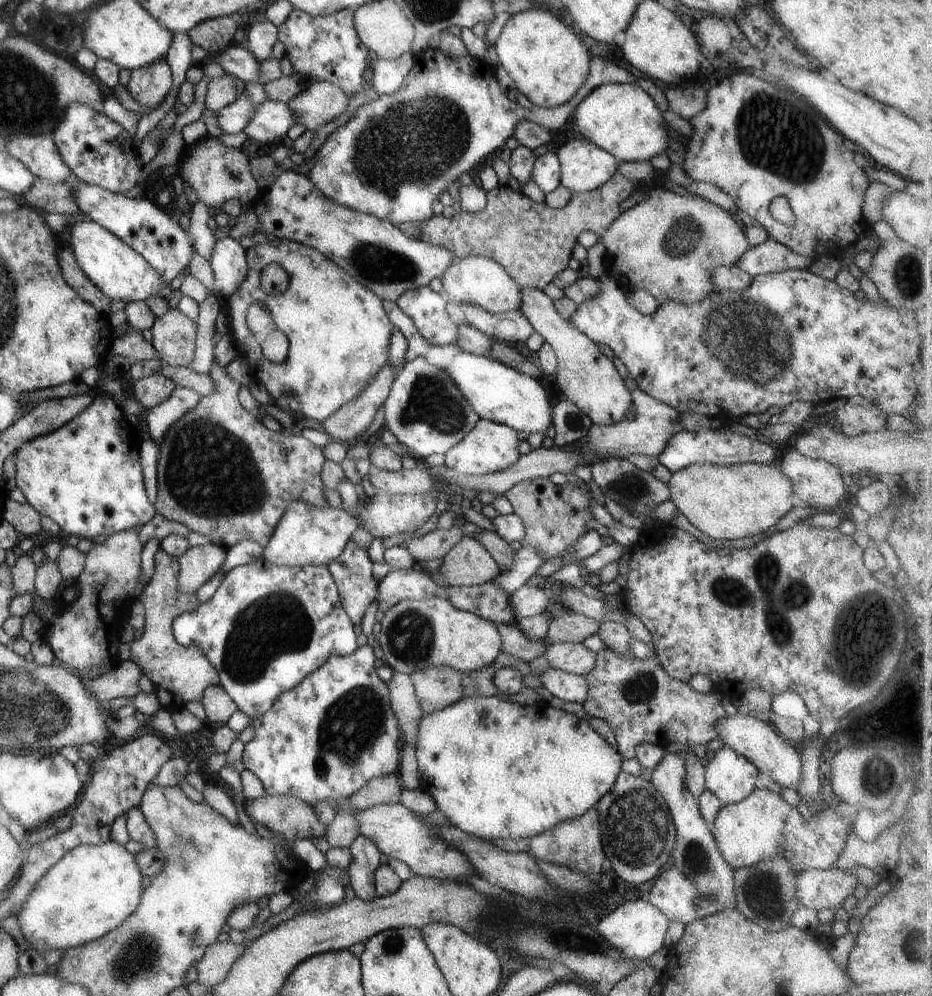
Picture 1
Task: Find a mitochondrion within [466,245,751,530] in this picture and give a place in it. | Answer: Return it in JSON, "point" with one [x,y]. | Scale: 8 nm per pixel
{"point":[630,486]}

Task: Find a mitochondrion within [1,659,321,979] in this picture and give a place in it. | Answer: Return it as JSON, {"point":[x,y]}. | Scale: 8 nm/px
{"point":[54,916]}

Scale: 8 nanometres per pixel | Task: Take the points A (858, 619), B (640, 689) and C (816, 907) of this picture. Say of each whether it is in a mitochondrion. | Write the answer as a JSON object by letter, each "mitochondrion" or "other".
{"A":"mitochondrion","B":"mitochondrion","C":"other"}

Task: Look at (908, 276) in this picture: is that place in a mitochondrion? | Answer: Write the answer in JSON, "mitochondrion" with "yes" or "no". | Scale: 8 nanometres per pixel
{"mitochondrion":"yes"}

